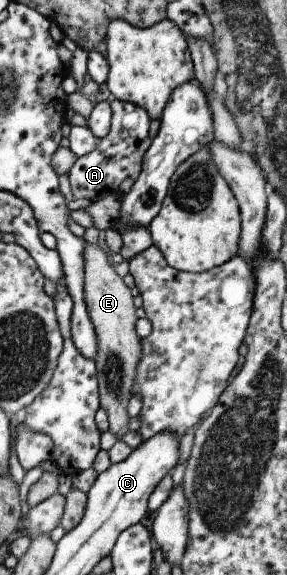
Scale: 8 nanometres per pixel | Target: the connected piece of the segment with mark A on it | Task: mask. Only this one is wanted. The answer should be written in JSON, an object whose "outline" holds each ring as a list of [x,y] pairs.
{"outline":[[[110,98],[108,104],[110,109],[109,133],[99,140],[99,145],[91,153],[76,158],[67,173],[73,199],[87,196],[93,201],[100,200],[111,190],[118,192],[119,185],[125,179],[135,181],[141,169],[141,159],[151,143],[147,137],[150,119],[143,107],[114,98]]]}

